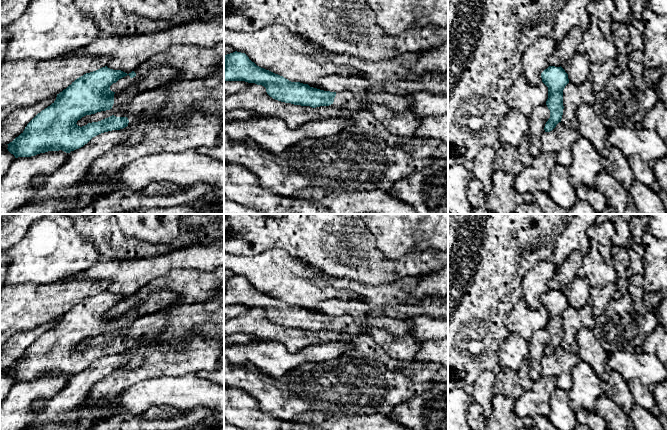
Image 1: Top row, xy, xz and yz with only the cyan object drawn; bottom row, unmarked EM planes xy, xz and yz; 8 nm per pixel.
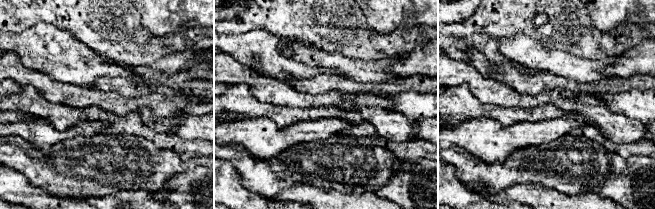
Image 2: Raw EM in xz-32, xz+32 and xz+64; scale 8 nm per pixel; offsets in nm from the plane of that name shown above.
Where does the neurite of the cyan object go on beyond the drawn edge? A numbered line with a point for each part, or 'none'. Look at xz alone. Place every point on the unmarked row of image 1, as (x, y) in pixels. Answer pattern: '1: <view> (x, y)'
1: xz (346, 323)

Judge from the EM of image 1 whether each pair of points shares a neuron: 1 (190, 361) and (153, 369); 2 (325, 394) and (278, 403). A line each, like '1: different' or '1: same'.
1: same
2: same

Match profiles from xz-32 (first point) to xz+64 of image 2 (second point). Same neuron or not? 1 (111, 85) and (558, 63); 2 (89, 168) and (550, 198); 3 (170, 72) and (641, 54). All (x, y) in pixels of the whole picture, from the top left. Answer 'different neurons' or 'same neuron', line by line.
1: different neurons
2: different neurons
3: different neurons

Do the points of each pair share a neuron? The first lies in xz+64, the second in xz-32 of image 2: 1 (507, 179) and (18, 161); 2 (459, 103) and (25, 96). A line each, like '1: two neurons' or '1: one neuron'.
1: one neuron
2: one neuron

